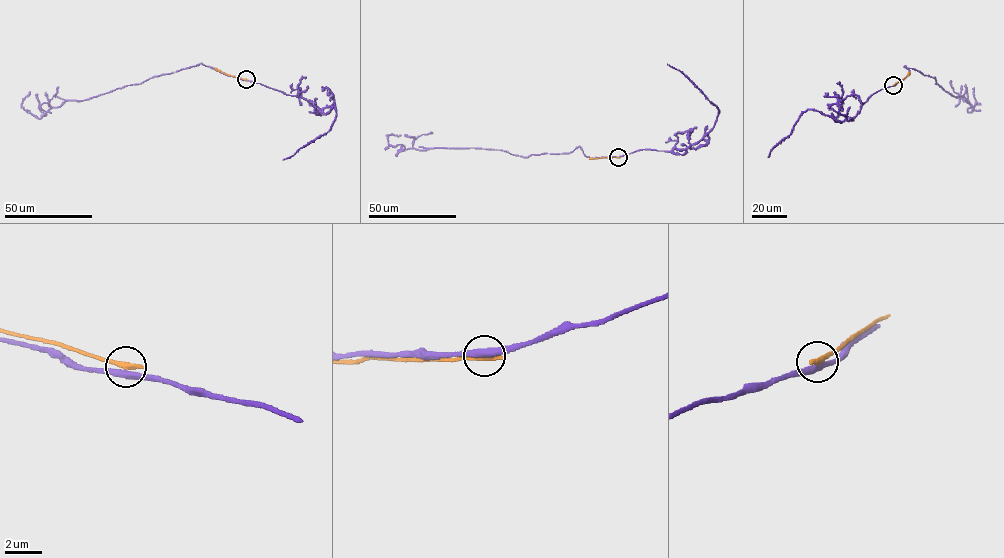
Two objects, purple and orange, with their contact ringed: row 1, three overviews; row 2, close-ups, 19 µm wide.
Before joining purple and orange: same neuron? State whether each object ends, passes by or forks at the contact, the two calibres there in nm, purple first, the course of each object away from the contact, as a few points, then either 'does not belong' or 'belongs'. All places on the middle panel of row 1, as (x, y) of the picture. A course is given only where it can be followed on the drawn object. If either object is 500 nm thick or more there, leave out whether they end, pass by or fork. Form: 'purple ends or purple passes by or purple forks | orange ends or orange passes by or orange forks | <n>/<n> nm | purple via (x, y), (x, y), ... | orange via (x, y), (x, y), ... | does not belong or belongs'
purple passes by | orange ends | 380/400 nm | purple via (618, 157), (589, 157), (579, 147), (522, 157), (497, 150), (389, 145), (387, 135), (401, 135) | orange via (618, 157), (589, 159) | does not belong

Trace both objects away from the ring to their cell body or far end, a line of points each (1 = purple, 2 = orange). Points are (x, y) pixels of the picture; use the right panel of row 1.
1: (893, 85), (909, 73), (904, 66), (919, 70), (955, 97), (963, 96), (972, 111), (965, 84)
2: (893, 85), (910, 72)

